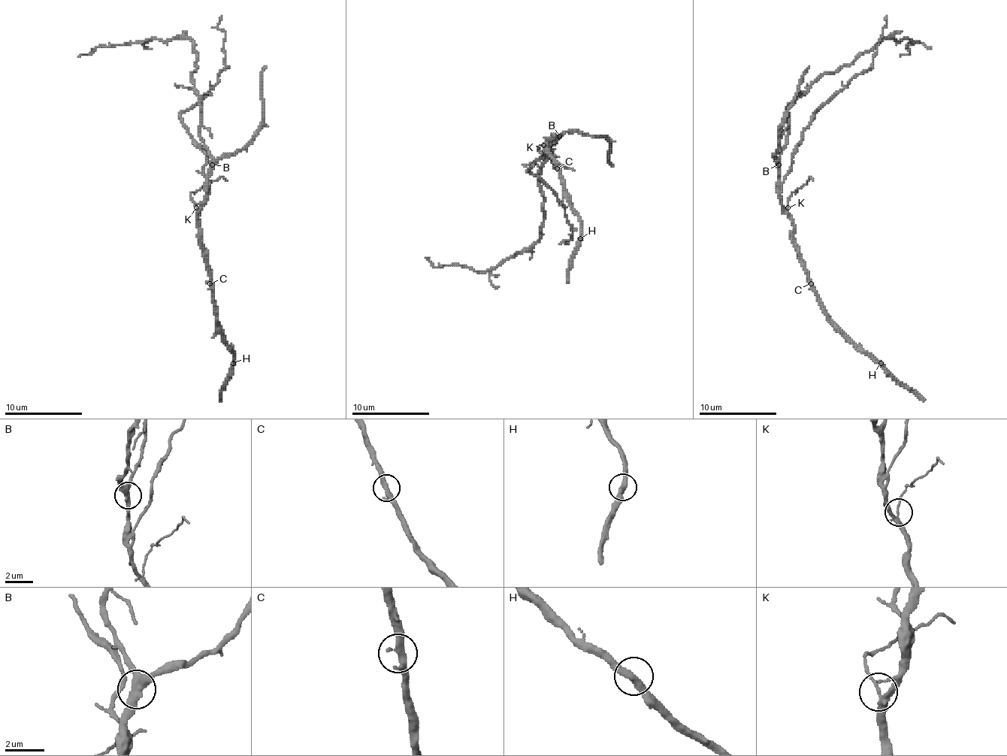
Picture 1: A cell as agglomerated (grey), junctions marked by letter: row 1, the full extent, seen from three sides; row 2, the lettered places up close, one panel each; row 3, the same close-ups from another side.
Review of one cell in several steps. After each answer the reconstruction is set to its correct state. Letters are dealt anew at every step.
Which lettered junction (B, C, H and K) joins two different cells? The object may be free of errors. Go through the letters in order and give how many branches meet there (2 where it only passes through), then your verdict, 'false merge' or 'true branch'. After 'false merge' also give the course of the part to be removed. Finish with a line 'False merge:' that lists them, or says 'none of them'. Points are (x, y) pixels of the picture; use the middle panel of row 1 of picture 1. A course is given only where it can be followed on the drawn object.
B: branches 3; true branch
C: branches 3; true branch
H: branches 2; true branch
K: branches 3; true branch
False merge: none of them

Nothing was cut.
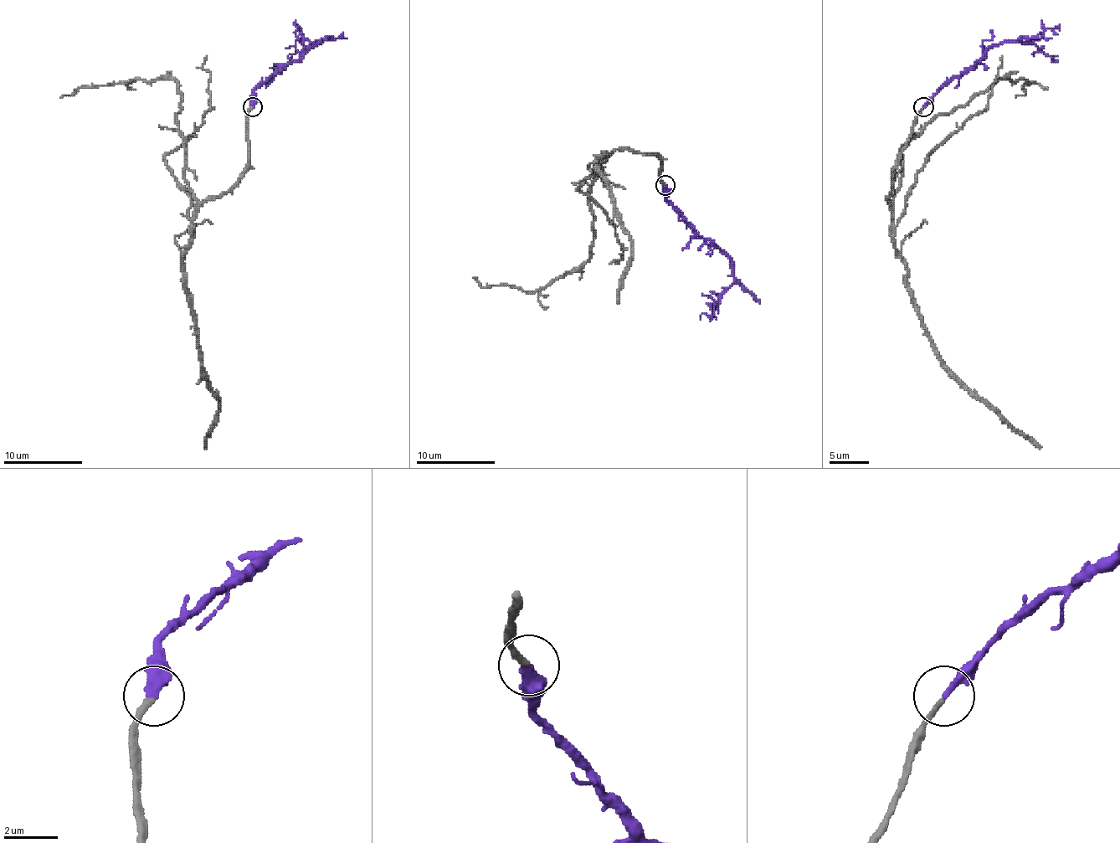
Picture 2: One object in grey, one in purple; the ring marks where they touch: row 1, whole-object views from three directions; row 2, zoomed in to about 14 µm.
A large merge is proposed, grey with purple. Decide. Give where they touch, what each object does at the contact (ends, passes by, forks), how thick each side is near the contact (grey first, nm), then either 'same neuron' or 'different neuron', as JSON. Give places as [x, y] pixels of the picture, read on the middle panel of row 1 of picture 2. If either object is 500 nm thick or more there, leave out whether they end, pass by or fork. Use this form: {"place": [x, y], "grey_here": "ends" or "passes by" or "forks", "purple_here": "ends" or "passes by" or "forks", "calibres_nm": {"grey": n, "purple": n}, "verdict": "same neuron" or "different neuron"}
{"place": [665, 185], "grey_here": "ends", "purple_here": "ends", "calibres_nm": {"grey": 220, "purple": 360}, "verdict": "same neuron"}

